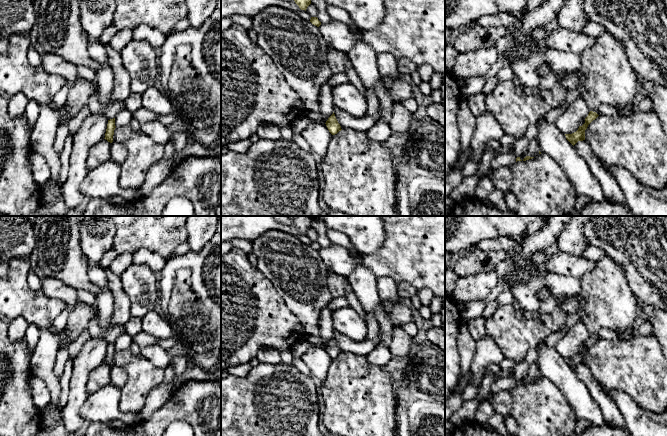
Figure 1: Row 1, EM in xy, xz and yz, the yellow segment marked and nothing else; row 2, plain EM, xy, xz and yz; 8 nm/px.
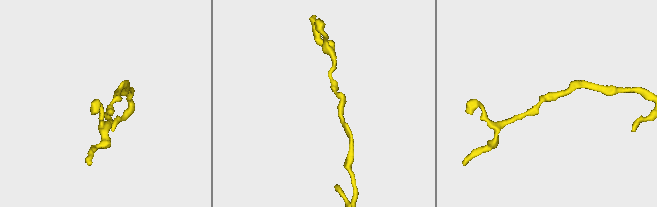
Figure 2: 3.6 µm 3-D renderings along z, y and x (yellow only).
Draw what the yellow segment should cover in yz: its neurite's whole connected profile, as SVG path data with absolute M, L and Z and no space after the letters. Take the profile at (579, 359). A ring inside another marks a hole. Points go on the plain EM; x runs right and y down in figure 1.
M590 335L585 342L585 347L579 350L578 354L572 358L565 358L566 363L574 370L578 365L585 364L585 354L588 349L595 344L599 339L596 336Z

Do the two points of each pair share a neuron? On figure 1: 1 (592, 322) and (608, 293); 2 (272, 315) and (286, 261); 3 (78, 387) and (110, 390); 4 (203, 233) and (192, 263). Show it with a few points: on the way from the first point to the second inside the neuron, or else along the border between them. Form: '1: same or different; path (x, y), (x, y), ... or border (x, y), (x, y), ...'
1: same; path (596, 315), (606, 304), (606, 300)
2: different; border (263, 275), (272, 283), (292, 312)
3: different; border (88, 395), (79, 411), (79, 415), (82, 418)
4: different; border (210, 238), (199, 250), (191, 251)

